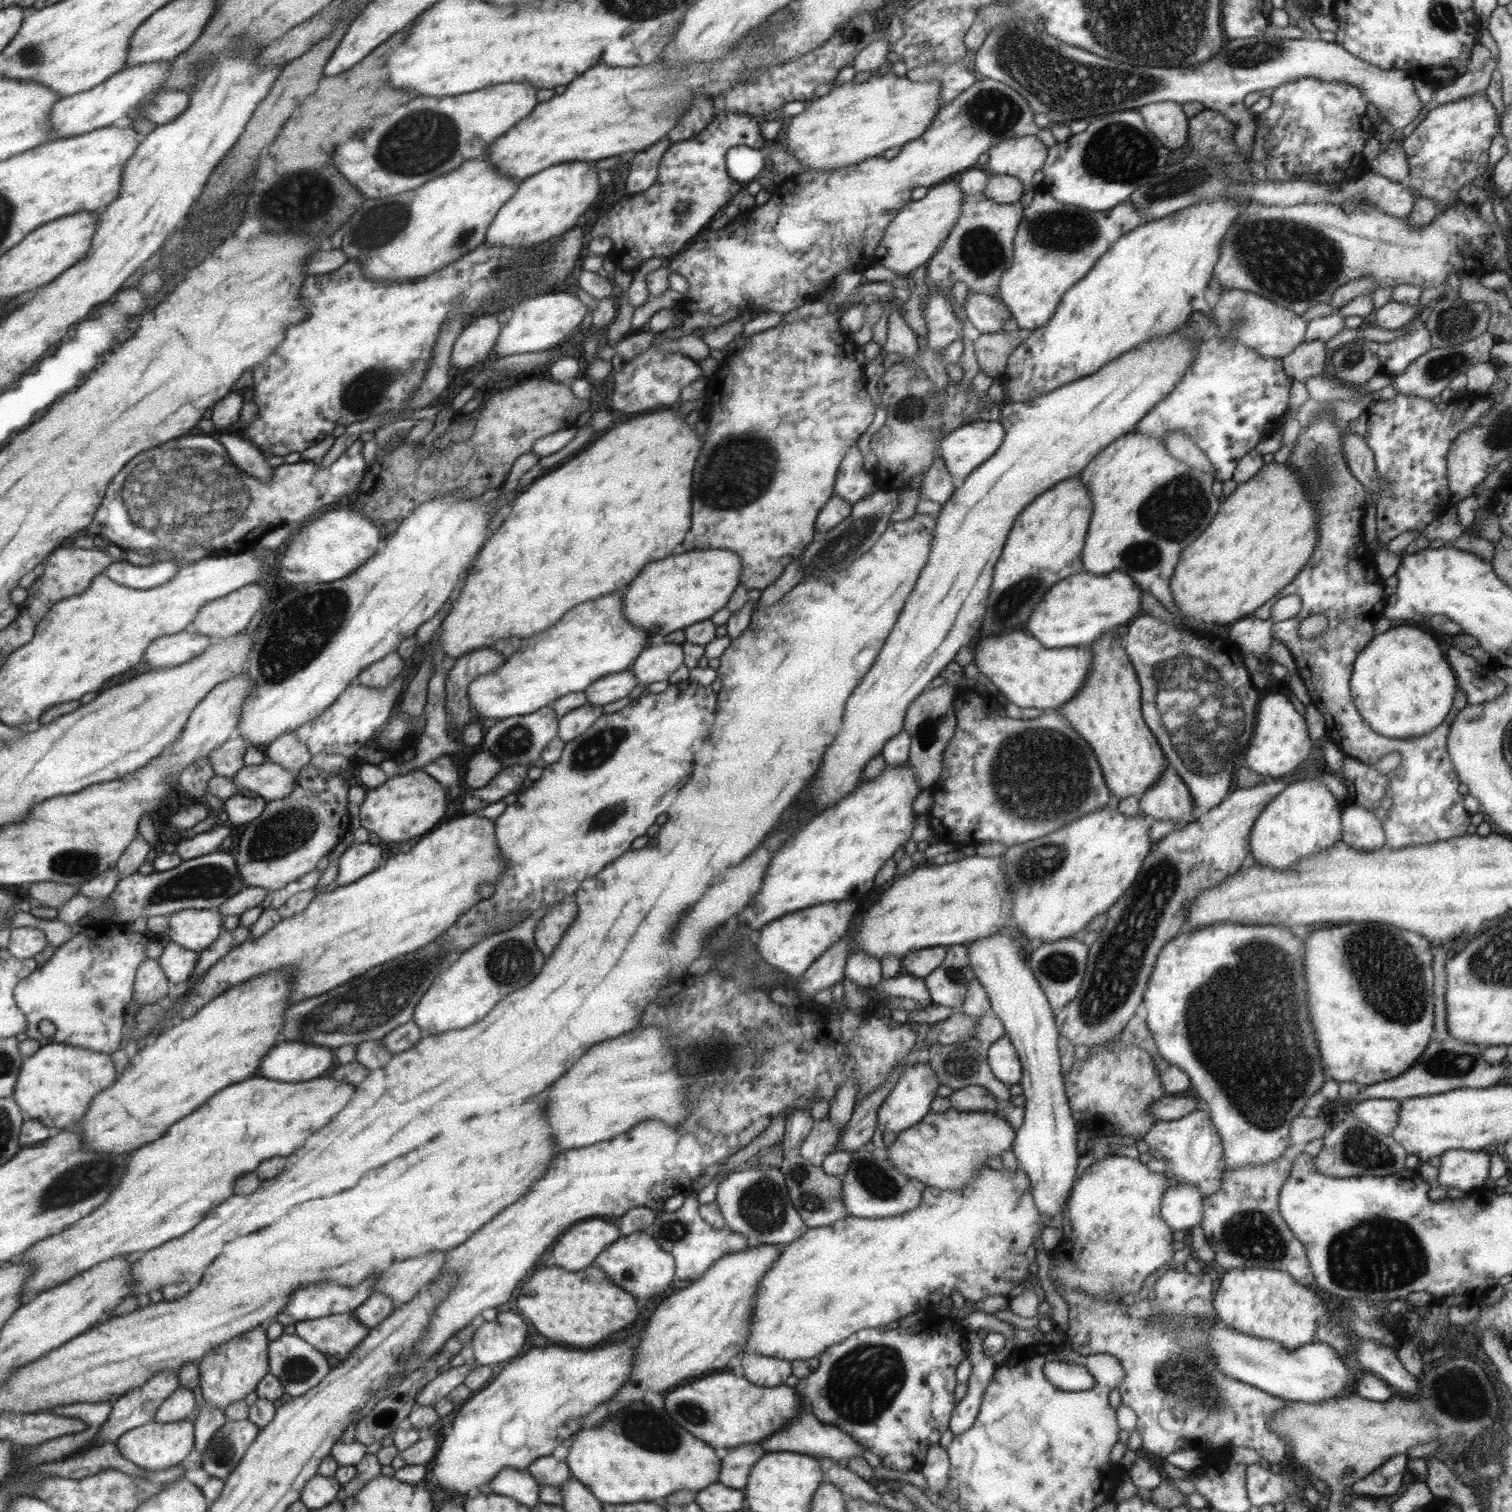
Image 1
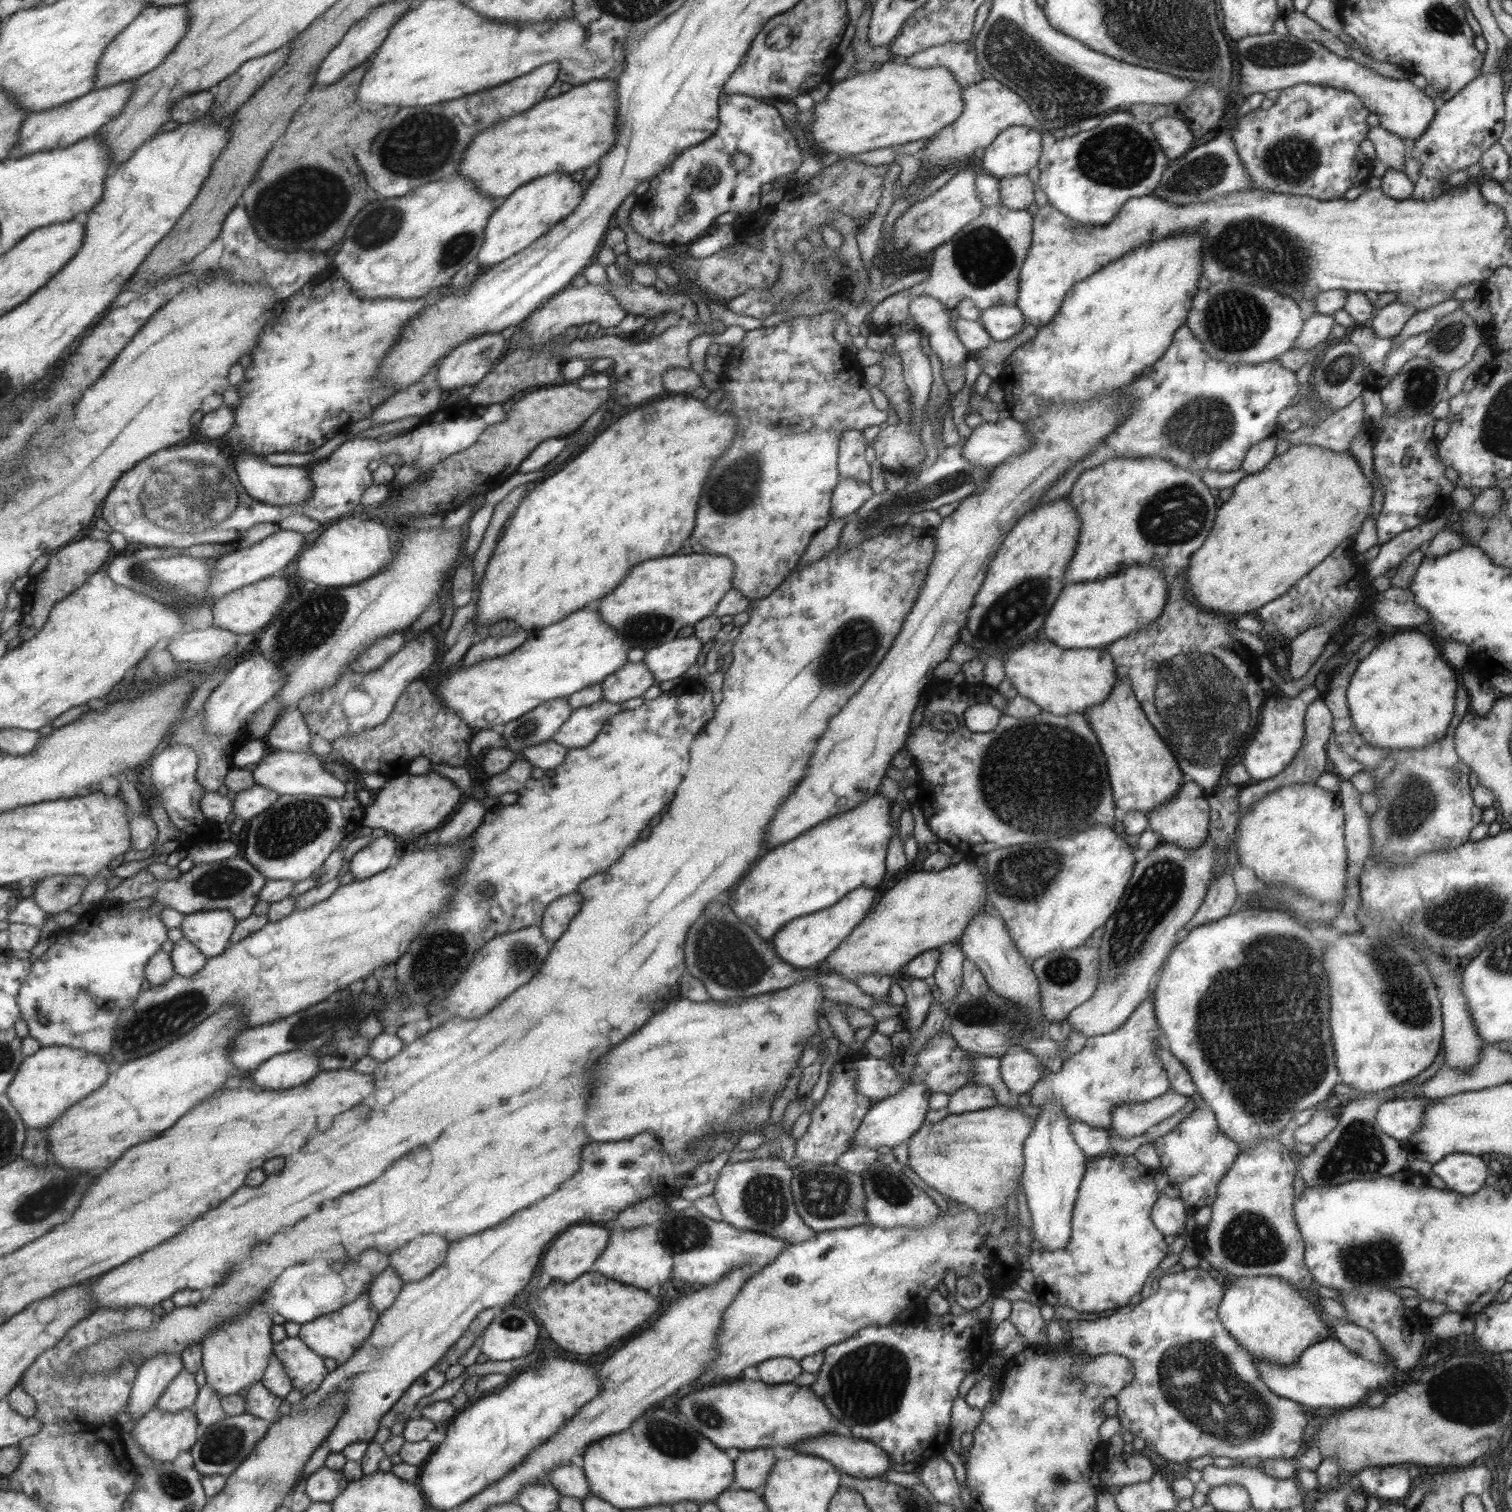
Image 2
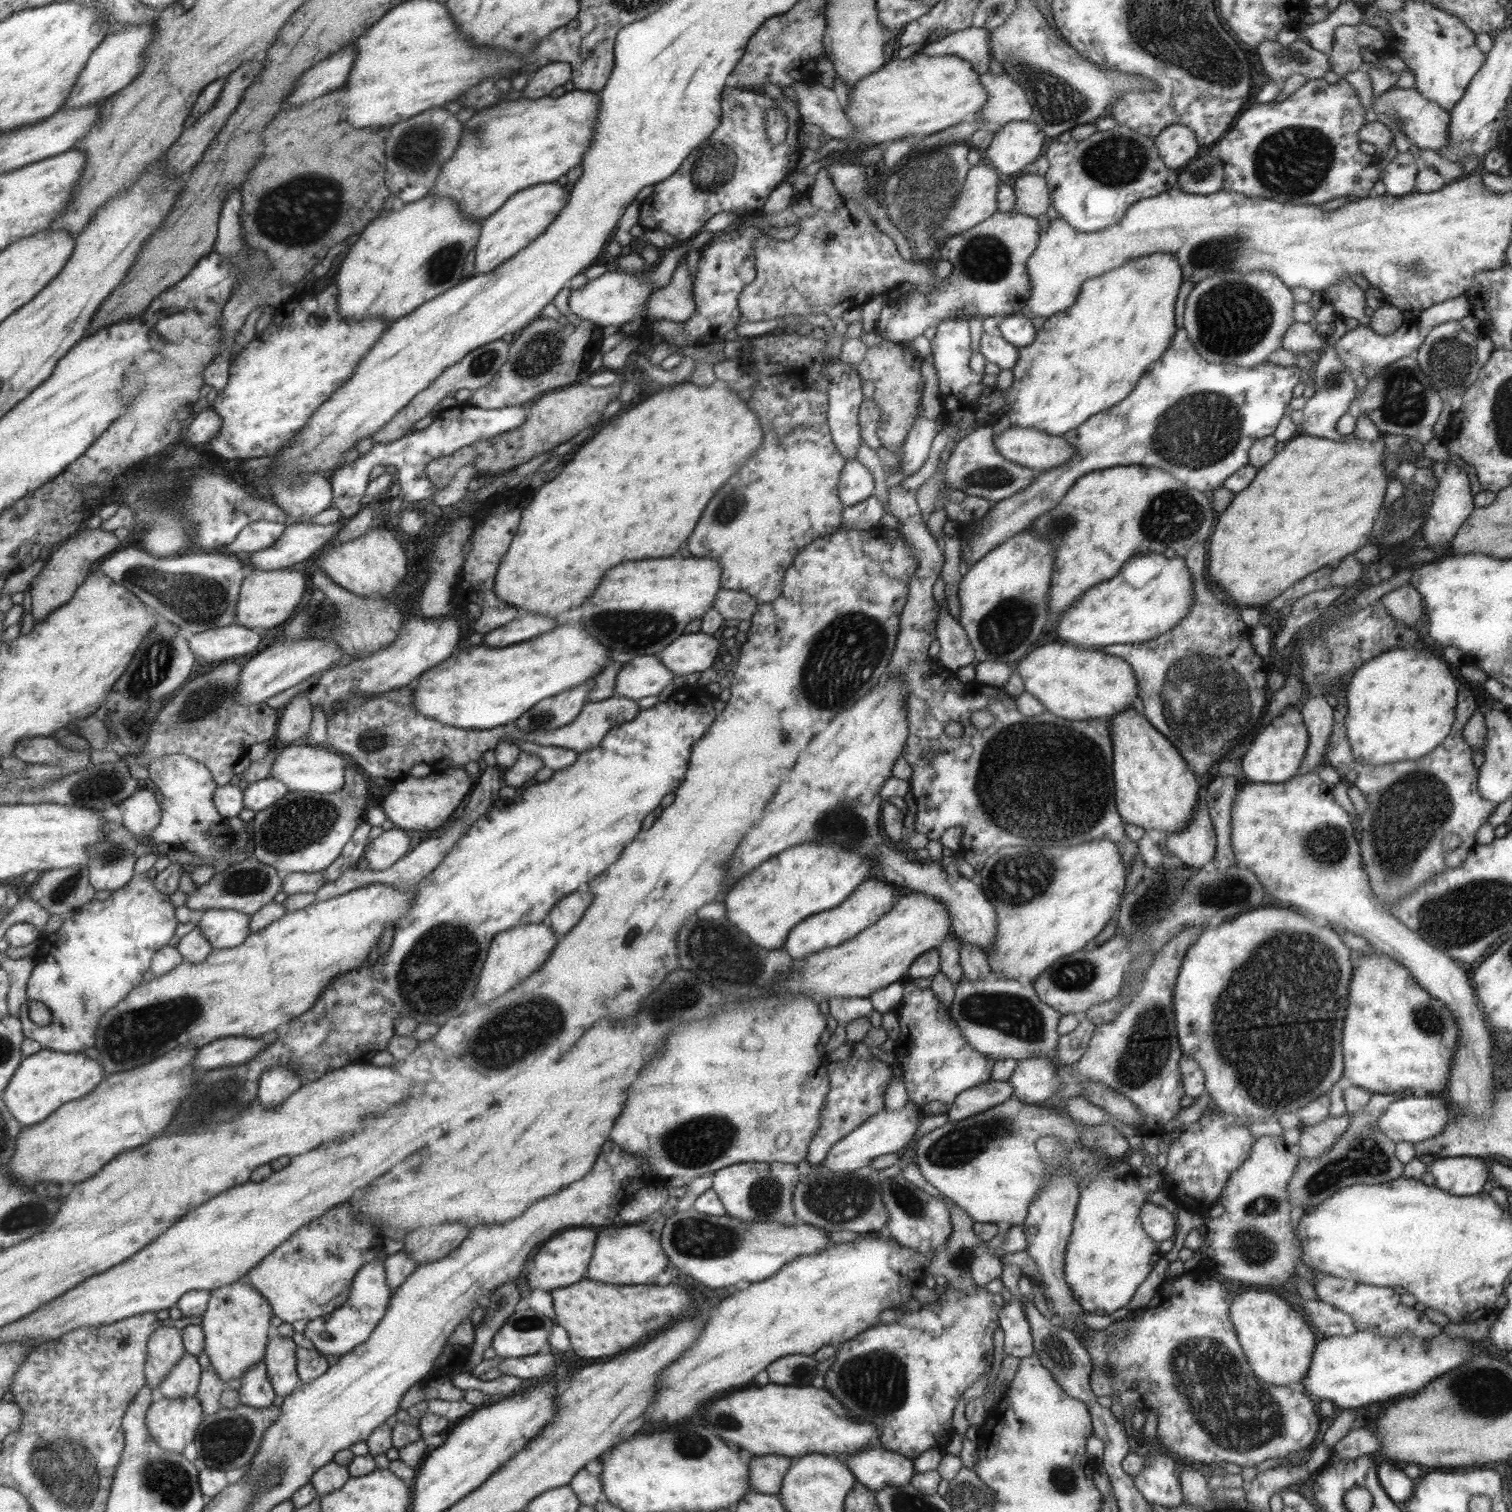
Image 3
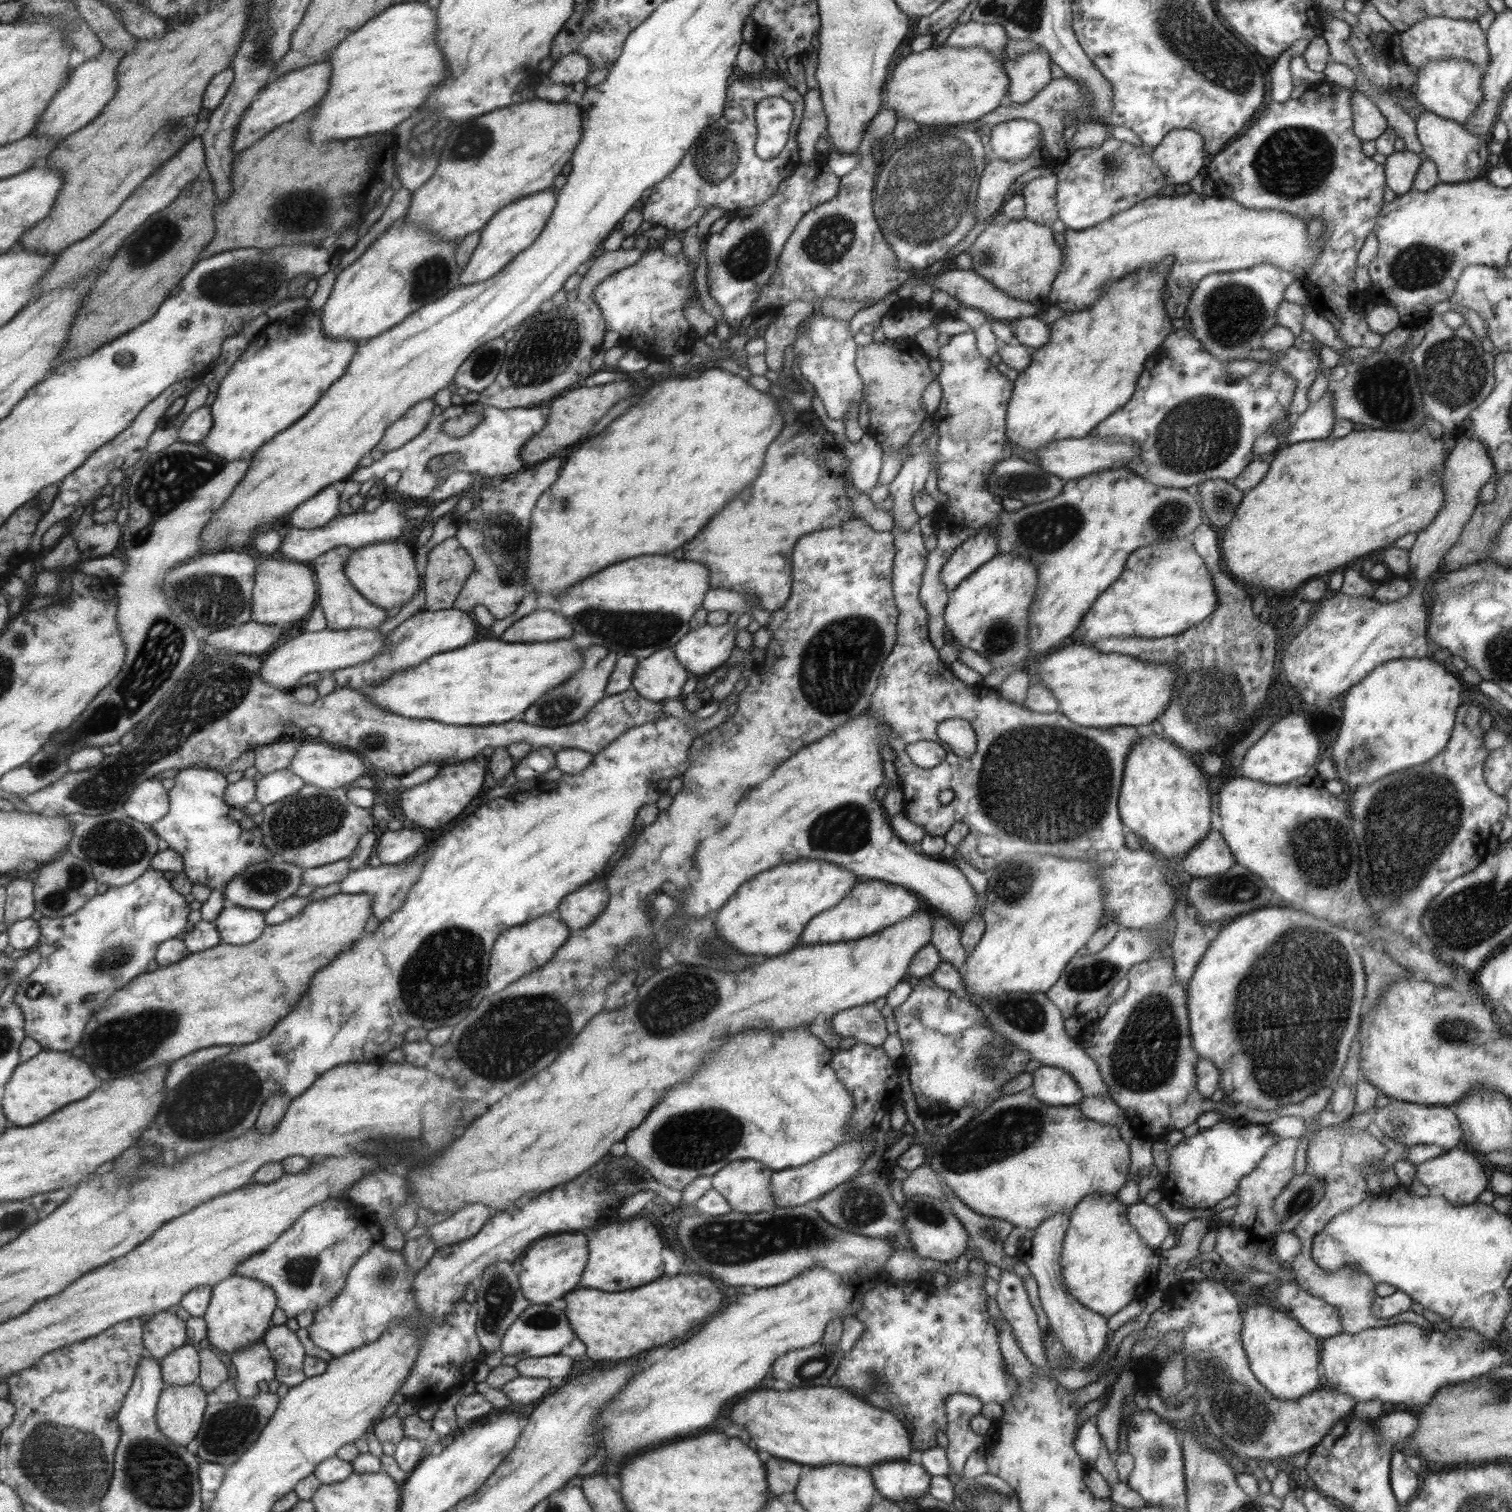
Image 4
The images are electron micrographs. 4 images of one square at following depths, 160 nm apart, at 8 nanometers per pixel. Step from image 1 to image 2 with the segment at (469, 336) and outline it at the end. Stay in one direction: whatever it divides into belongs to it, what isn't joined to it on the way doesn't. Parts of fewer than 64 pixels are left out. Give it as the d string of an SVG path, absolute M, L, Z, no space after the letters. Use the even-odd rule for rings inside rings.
M500 332L460 342L438 360L437 386L454 392L462 386L475 386L500 360L503 342Z

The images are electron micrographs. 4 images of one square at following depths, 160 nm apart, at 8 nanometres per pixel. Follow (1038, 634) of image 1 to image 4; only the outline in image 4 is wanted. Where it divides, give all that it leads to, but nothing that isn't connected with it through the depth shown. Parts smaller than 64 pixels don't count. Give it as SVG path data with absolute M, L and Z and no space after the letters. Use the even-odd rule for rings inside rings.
M1191 538L1173 541L1154 541L1153 543L1139 547L1139 550L1131 552L1124 562L1123 570L1093 602L1089 611L1083 616L1081 624L1075 627L1073 636L1085 638L1089 642L1097 642L1102 638L1163 638L1173 636L1187 630L1191 626L1203 621L1216 605L1216 594L1208 570L1203 560L1197 557L1191 545Z

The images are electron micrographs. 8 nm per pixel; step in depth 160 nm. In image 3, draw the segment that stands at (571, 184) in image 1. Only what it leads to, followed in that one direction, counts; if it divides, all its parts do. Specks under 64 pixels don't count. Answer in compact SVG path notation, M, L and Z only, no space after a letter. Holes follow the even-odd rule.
M557 181L528 186L512 194L495 212L481 220L477 246L474 248L474 274L487 274L518 250L537 238L565 206L569 196L568 185Z

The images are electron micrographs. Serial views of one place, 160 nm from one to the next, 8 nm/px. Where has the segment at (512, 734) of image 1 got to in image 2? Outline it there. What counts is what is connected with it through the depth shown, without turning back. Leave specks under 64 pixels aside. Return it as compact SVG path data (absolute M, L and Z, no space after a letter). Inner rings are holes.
M565 697L552 698L514 721L506 722L498 728L498 733L507 749L521 753L528 746L551 740L552 734L572 712Z

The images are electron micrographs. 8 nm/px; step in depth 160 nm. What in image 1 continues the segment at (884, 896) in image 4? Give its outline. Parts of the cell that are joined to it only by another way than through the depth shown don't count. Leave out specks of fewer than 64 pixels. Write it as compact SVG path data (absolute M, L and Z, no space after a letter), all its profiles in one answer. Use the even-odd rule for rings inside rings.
M854 898L839 902L824 902L784 914L773 922L768 922L759 930L759 940L755 940L757 957L769 964L773 970L791 980L793 983L809 969L809 964L815 962L840 936L847 933L847 924L853 912L857 910Z

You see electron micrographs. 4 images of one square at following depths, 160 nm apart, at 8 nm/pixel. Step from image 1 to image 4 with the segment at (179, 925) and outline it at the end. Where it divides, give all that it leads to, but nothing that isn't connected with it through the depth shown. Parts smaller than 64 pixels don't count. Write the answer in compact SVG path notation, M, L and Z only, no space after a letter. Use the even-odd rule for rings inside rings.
M227 904L218 912L214 923L220 942L230 945L253 942L267 925L264 911Z

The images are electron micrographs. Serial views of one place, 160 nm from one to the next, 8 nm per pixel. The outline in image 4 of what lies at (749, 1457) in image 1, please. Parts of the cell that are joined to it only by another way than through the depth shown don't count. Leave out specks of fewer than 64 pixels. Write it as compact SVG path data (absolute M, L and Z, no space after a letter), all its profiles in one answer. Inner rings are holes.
M776 1457L765 1460L767 1490L778 1497L783 1492L794 1492L797 1479L805 1472L805 1466Z

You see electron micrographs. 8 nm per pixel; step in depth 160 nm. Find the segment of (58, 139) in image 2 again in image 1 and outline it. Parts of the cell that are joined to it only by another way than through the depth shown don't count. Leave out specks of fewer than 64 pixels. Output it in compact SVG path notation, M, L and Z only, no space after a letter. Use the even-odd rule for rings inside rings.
M153 62L151 65L129 66L91 90L63 97L53 107L50 116L51 139L93 133L113 124L124 123L145 98L162 86L168 77L169 64L169 62Z

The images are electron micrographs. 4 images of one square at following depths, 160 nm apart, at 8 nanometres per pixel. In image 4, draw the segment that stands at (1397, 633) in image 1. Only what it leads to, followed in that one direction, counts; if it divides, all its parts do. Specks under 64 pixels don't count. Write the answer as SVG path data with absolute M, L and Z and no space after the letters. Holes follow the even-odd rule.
M1396 658L1377 665L1343 696L1342 718L1331 750L1337 779L1355 789L1396 770L1429 762L1449 740L1461 684L1429 658Z

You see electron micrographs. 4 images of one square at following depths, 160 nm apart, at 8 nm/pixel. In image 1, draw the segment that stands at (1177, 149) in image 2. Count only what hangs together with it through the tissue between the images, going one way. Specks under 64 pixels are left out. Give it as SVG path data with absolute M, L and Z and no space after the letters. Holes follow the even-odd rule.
M1173 101L1152 102L1137 109L1145 126L1162 146L1171 150L1187 142L1188 118Z

